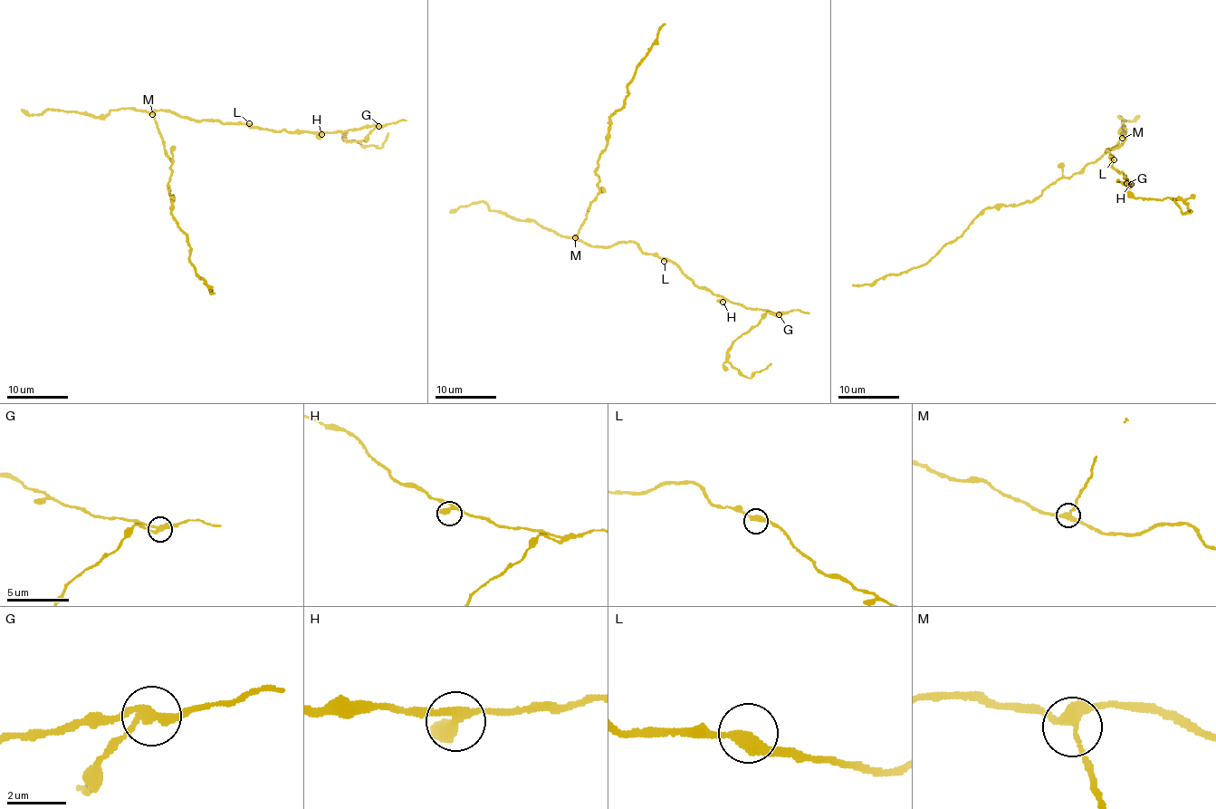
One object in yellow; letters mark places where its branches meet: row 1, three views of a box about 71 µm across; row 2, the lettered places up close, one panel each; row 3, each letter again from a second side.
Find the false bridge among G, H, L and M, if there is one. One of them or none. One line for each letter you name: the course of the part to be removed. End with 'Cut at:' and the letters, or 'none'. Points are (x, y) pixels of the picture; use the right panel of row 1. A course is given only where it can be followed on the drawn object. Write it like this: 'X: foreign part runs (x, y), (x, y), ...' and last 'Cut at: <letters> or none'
G: foreign part runs (1127, 183), (1126, 189), (1136, 197), (1182, 199), (1192, 211), (1182, 214), (1174, 198)
Cut at: G

